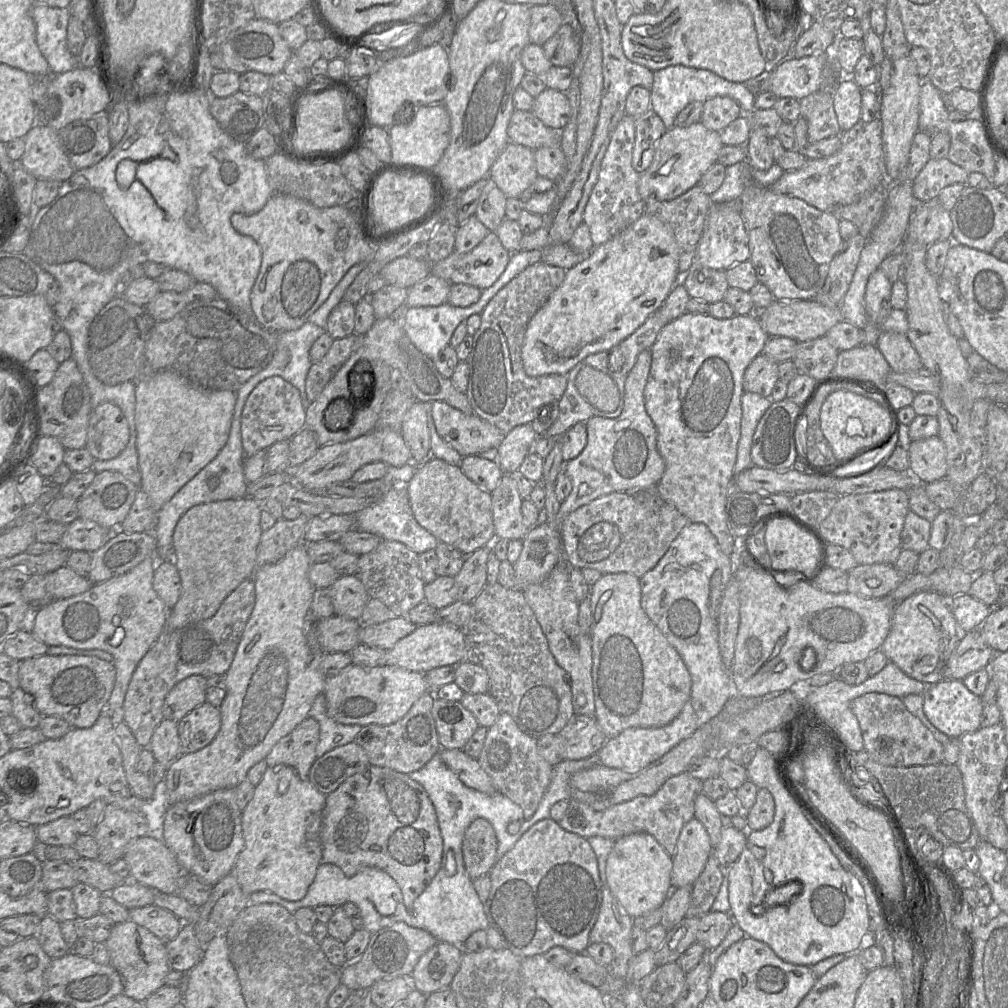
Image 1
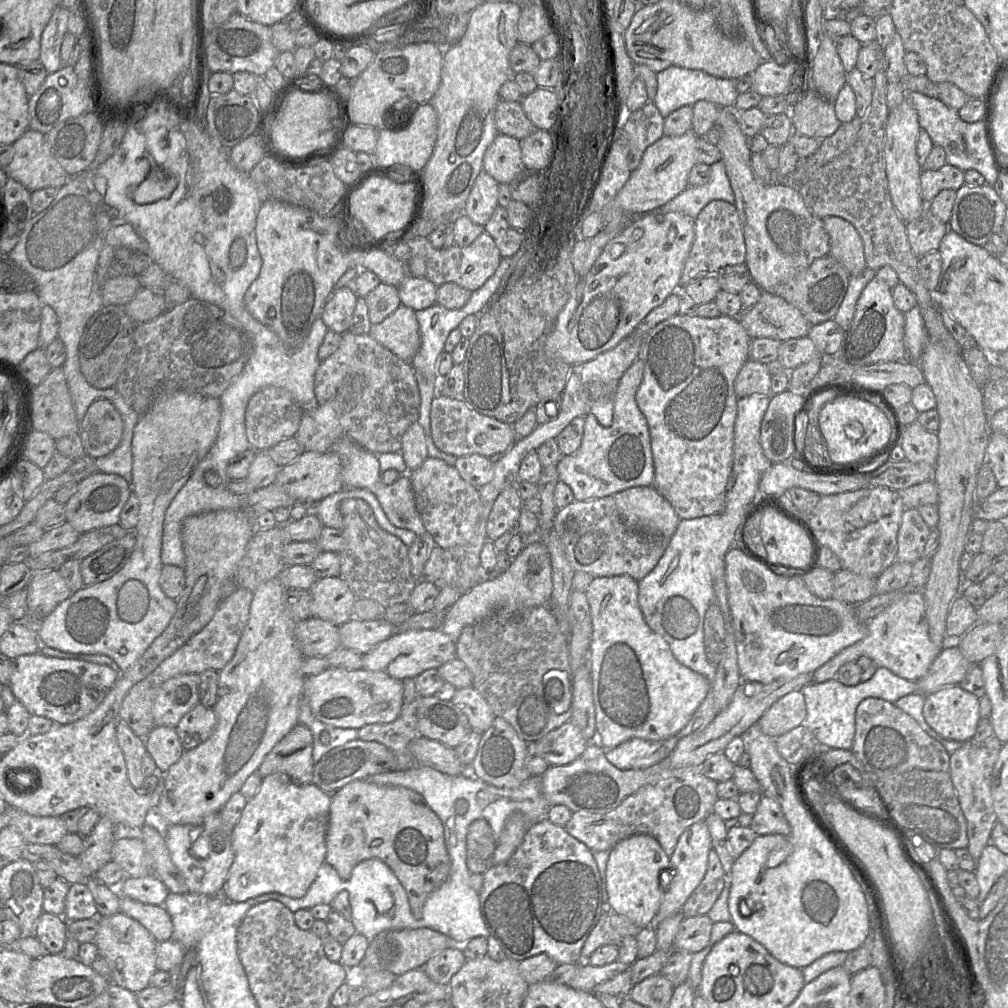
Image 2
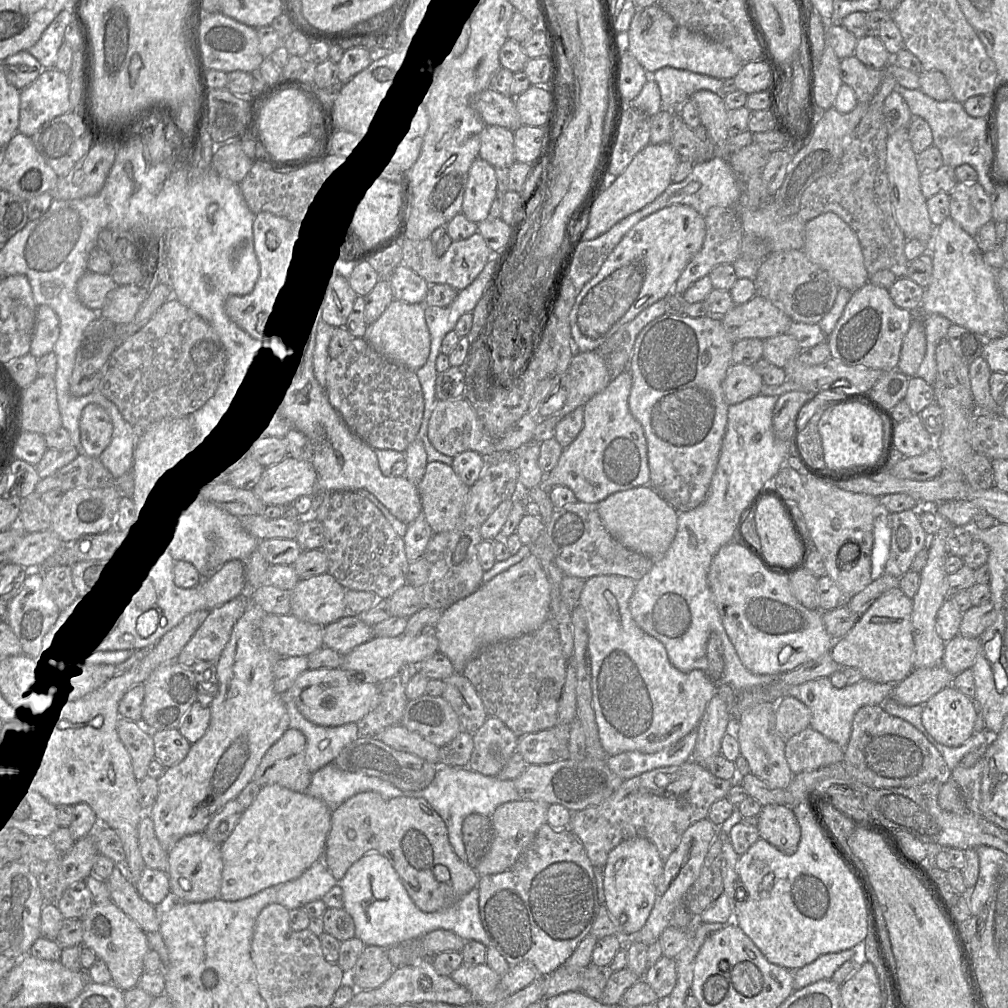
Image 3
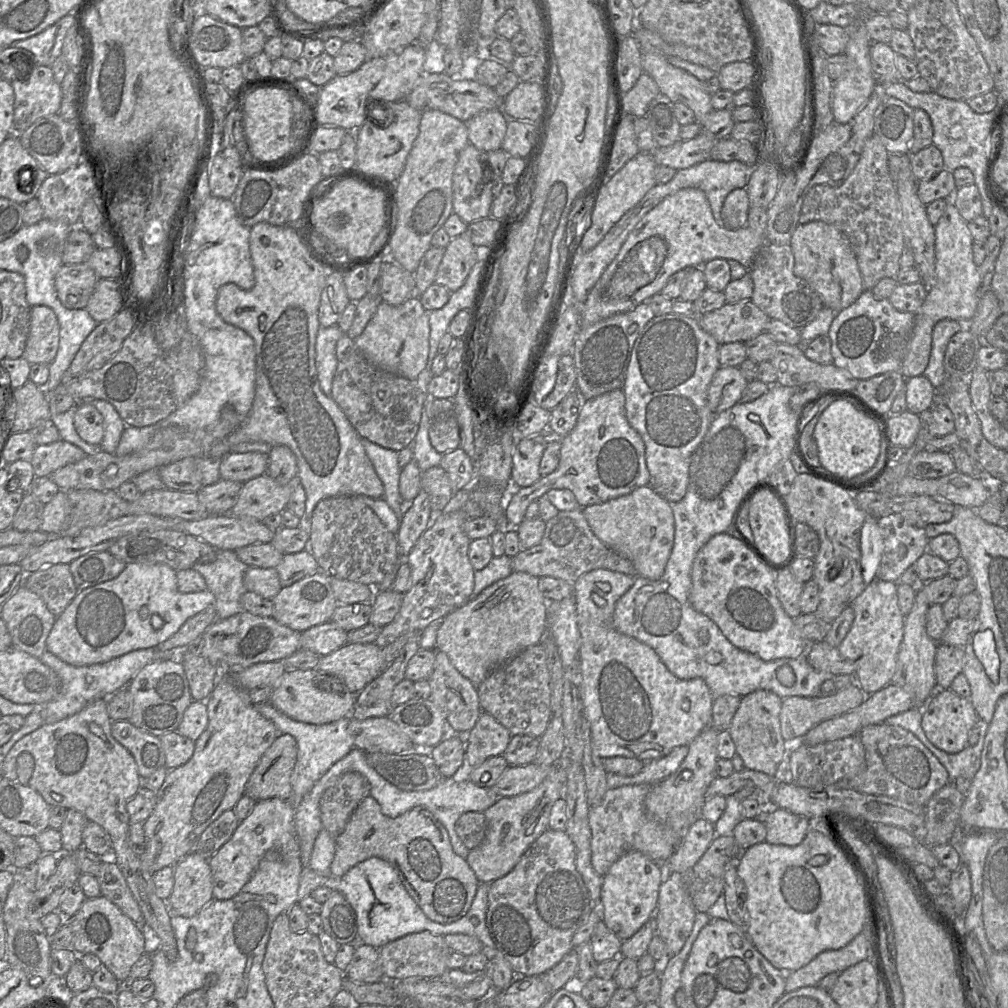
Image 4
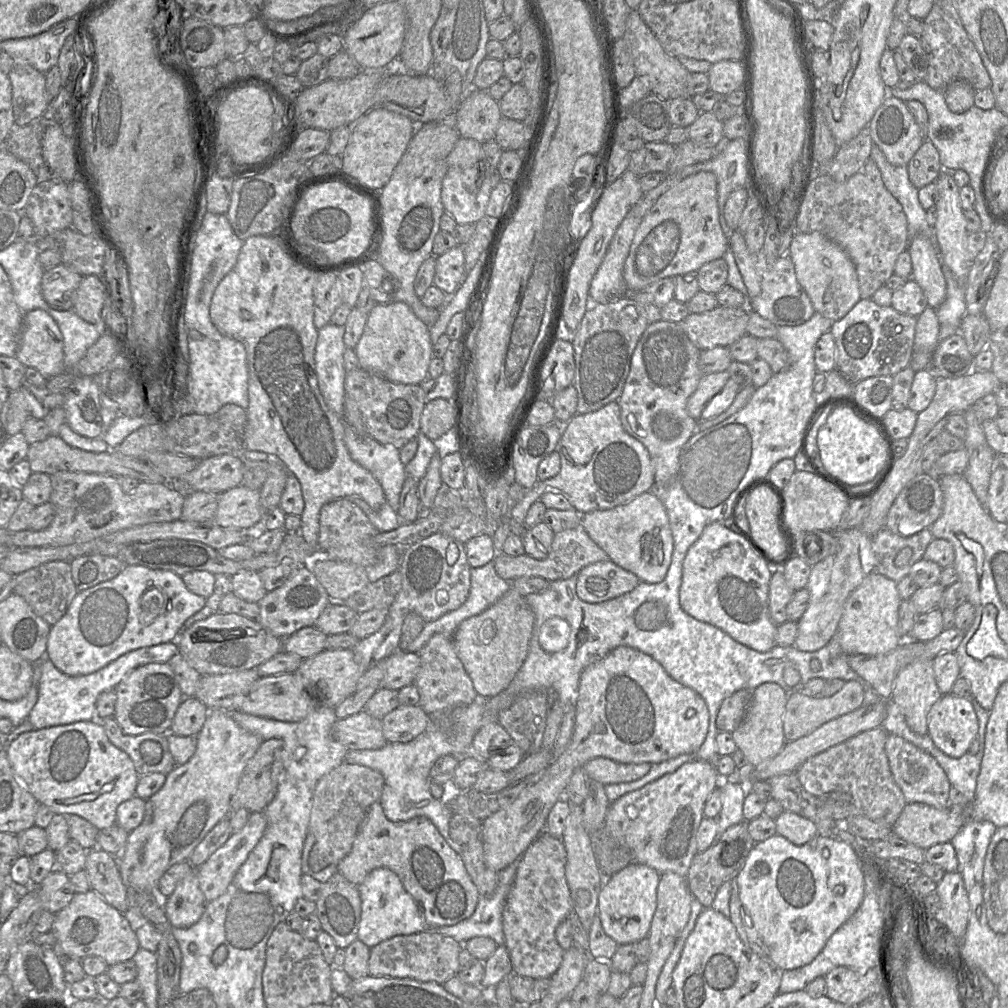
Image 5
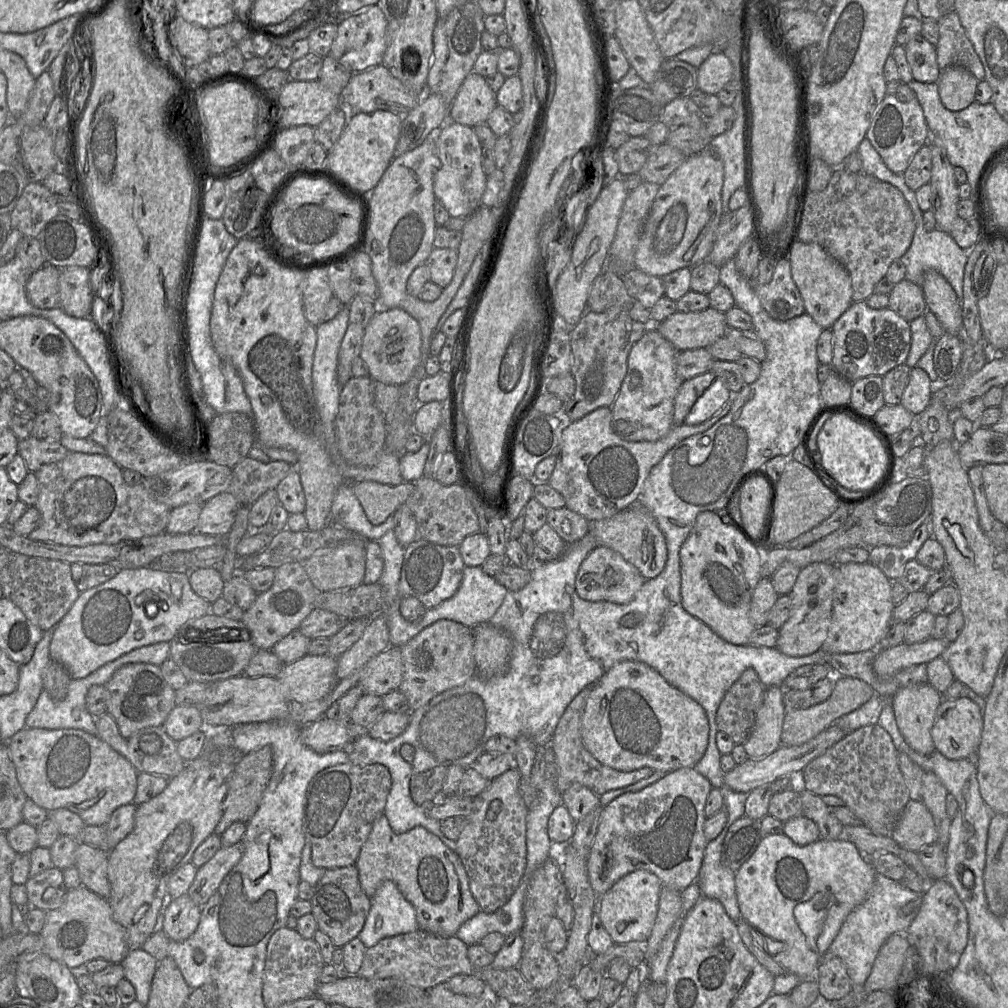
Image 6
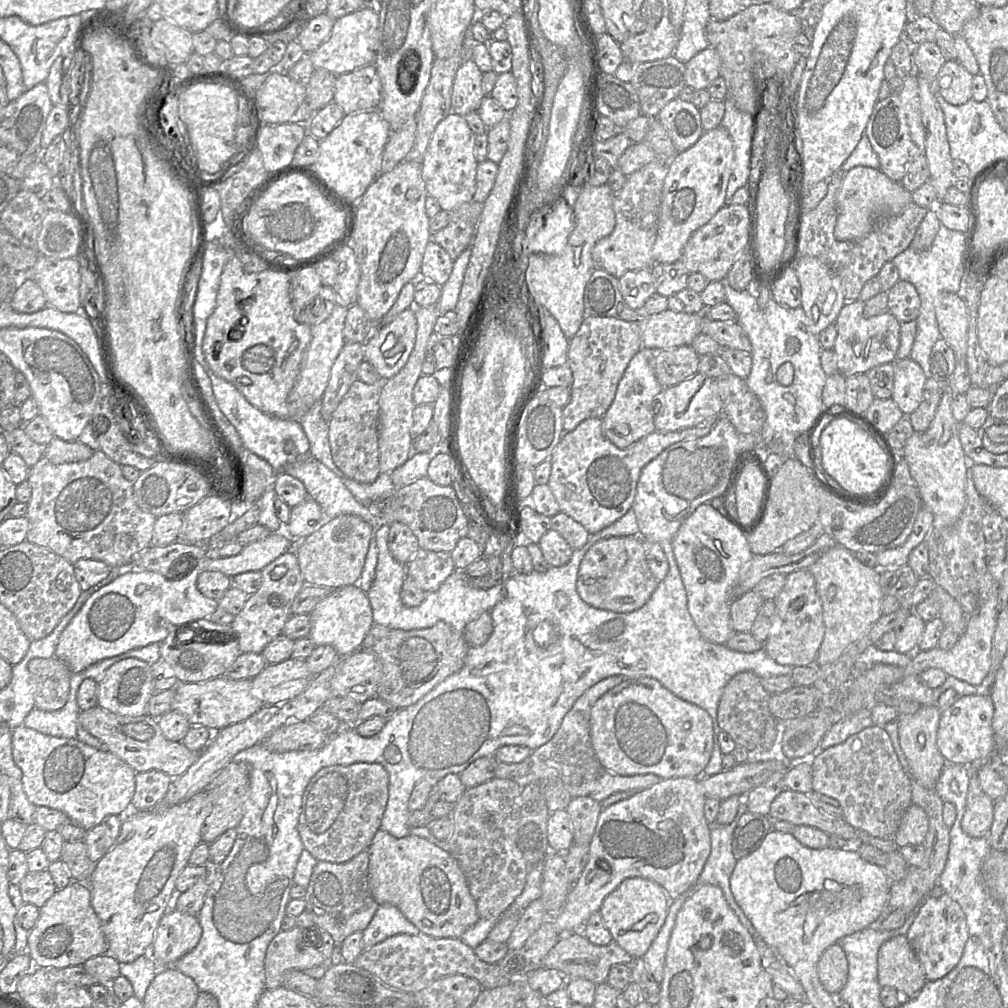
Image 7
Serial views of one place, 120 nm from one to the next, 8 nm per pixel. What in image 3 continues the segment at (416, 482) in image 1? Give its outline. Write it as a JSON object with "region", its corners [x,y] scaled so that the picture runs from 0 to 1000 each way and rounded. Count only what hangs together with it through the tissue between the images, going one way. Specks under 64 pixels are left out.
{"region":[[[425,458],[414,485],[419,507],[431,529],[445,527],[452,523],[465,484],[447,462],[438,458]]]}

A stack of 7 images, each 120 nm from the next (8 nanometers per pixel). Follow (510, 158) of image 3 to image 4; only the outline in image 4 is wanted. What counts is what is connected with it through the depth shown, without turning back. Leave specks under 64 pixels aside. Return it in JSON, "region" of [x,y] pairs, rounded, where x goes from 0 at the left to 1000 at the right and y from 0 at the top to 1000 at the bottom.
{"region":[[[498,108],[478,110],[461,122],[466,143],[480,151],[497,148],[504,123]]]}

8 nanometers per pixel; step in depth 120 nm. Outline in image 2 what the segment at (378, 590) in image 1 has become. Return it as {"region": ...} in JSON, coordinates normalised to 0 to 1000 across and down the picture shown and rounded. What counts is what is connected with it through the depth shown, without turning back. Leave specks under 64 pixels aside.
{"region":[[[342,495],[337,500],[340,514],[342,544],[336,548],[336,572],[343,577],[354,593],[369,594],[382,604],[405,596],[414,580],[408,569],[405,544],[395,533],[380,526],[369,504],[359,495]]]}

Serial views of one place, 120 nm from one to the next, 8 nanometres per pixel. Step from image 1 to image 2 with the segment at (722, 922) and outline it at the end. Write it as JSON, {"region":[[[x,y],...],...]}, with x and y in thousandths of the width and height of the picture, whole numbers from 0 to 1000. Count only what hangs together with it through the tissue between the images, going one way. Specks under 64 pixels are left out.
{"region":[[[702,908],[678,910],[668,934],[670,943],[690,945],[703,936],[707,915]]]}

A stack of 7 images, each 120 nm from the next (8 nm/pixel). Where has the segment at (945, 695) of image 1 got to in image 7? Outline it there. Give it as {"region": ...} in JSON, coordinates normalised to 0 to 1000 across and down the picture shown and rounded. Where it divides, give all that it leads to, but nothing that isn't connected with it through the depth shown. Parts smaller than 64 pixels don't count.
{"region":[[[973,685],[967,689],[951,690],[944,699],[934,704],[929,737],[939,757],[969,759],[987,748],[983,720],[986,698],[980,686]]]}

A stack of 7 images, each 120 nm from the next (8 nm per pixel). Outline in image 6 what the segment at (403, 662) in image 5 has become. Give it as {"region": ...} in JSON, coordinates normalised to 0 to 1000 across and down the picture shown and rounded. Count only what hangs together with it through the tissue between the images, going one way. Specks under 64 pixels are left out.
{"region":[[[387,641],[364,657],[358,666],[355,679],[361,688],[380,690],[394,685],[399,671],[397,642]]]}

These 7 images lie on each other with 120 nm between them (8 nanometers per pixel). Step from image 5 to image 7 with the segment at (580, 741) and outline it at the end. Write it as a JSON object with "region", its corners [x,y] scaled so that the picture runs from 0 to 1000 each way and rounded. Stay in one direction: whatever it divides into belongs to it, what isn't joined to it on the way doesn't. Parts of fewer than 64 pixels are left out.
{"region":[[[646,672],[620,673],[598,688],[586,703],[585,730],[589,746],[601,764],[616,770],[647,767],[655,773],[694,772],[704,754],[708,738],[707,717],[702,706],[674,692]]]}

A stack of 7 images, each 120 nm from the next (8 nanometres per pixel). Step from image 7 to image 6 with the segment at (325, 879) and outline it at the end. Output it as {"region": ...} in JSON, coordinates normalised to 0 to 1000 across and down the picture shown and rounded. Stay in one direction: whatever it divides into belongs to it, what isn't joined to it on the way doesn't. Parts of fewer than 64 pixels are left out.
{"region":[[[352,857],[324,862],[316,875],[312,879],[312,888],[308,893],[315,922],[328,932],[331,939],[340,939],[355,930],[367,903],[368,893],[359,884],[355,863]]]}

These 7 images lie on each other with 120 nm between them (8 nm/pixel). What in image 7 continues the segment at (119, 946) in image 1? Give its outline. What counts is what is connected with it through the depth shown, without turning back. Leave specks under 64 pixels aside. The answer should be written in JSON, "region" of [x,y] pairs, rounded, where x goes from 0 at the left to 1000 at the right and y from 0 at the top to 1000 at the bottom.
{"region":[[[72,873],[40,901],[39,911],[28,927],[27,944],[34,958],[56,960],[82,957],[91,949],[107,945],[107,935],[91,900],[87,876]]]}

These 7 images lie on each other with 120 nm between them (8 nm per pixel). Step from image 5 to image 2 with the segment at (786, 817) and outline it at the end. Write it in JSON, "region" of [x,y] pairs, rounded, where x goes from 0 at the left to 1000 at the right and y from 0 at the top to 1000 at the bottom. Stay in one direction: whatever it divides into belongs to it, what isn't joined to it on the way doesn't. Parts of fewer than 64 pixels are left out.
{"region":[[[757,789],[746,810],[744,821],[751,828],[774,827],[782,829],[785,820],[772,796]]]}

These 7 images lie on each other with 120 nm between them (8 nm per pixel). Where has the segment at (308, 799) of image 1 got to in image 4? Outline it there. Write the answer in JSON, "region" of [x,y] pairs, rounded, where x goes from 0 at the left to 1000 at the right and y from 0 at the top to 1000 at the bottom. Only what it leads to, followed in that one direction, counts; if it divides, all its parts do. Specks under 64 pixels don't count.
{"region":[[[272,791],[254,795],[248,808],[237,815],[229,831],[207,852],[212,892],[225,893],[235,888],[248,873],[260,851],[269,843],[275,843],[281,849],[298,850],[292,810],[293,801],[286,794]]]}

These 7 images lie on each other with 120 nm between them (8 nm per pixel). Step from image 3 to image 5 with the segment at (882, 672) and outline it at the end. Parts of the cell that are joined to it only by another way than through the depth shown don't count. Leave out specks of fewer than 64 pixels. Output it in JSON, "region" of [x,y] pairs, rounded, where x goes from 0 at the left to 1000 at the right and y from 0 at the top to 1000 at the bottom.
{"region":[[[868,565],[857,571],[854,579],[839,594],[835,611],[830,621],[830,633],[836,648],[839,650],[858,649],[867,651],[879,649],[890,643],[896,636],[891,623],[893,598],[894,593],[890,585],[890,577],[870,568]]]}

